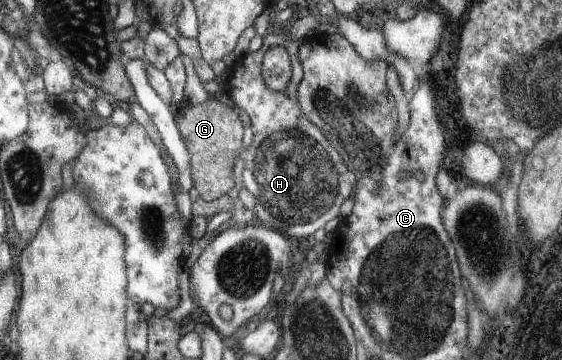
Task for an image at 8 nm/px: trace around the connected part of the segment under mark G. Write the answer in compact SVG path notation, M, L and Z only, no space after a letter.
M215 95L201 104L188 105L188 112L176 117L176 124L190 153L191 178L199 196L205 201L213 201L226 195L230 188L234 188L232 166L242 148L244 126L240 116L234 108L220 103Z

